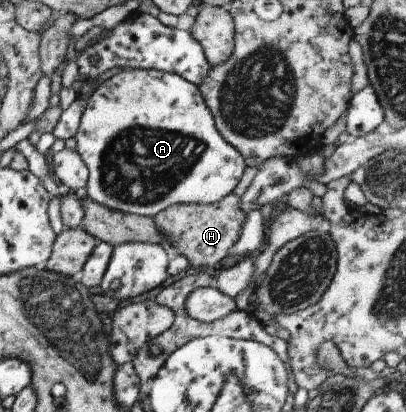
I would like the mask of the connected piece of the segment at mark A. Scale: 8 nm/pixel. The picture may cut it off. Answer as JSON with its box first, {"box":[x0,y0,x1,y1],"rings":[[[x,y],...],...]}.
{"box":[75,69,247,217],"rings":[[[127,69],[102,82],[87,100],[87,105],[84,107],[75,138],[77,142],[76,150],[90,172],[84,193],[95,203],[122,214],[128,213],[130,215],[154,217],[155,214],[158,214],[174,203],[214,204],[238,188],[237,184],[238,182],[240,183],[244,168],[247,166],[245,158],[238,152],[238,149],[228,144],[216,128],[214,117],[206,104],[199,86],[188,82],[188,80],[179,74],[165,73],[156,69]]]}

